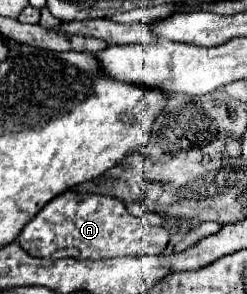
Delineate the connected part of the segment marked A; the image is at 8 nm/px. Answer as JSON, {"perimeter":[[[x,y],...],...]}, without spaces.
{"perimeter":[[[67,191],[47,203],[25,225],[17,241],[31,257],[107,259],[127,255],[159,255],[169,243],[169,233],[127,213],[121,199],[111,199],[111,195],[77,195],[75,191]]]}

